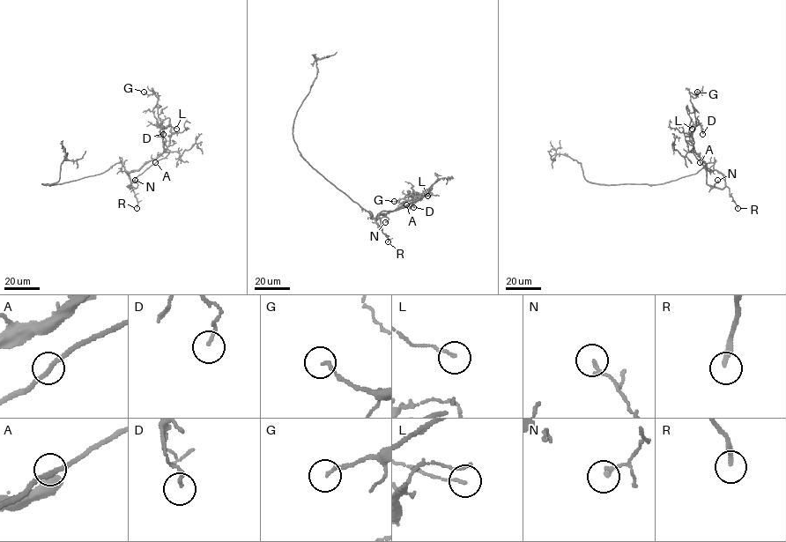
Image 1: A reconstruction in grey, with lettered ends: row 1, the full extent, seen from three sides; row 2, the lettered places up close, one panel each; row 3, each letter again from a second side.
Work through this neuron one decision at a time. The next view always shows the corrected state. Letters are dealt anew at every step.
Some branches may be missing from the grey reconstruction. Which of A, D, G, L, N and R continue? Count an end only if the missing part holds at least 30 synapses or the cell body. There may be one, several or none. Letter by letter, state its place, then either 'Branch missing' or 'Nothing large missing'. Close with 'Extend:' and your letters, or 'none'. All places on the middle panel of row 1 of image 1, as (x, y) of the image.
A: Place: (406, 204). Nothing large missing
D: Place: (413, 207). Nothing large missing
G: Place: (394, 201). Nothing large missing
L: Place: (427, 196). Nothing large missing
N: Place: (385, 222). Nothing large missing
R: Place: (388, 241). Branch missing
Extend: R

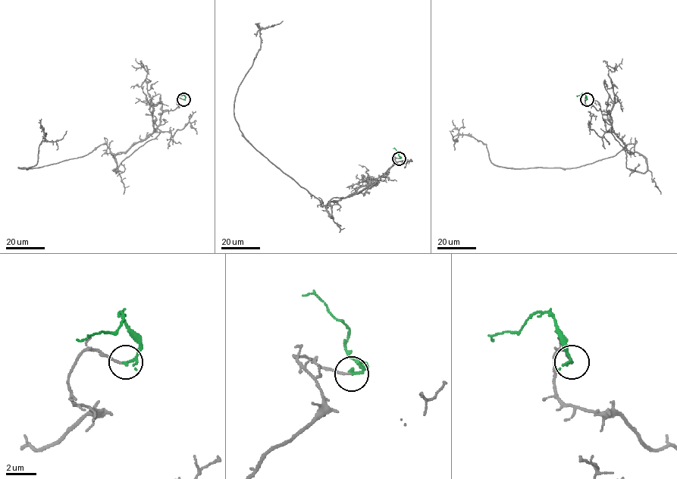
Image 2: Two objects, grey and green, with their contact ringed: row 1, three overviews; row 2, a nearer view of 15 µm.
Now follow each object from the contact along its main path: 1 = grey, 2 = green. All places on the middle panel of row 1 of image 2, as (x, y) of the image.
1: (399, 158), (359, 192), (322, 205), (248, 141), (235, 97), (261, 29), (283, 20)
2: (399, 158), (399, 153), (393, 148)

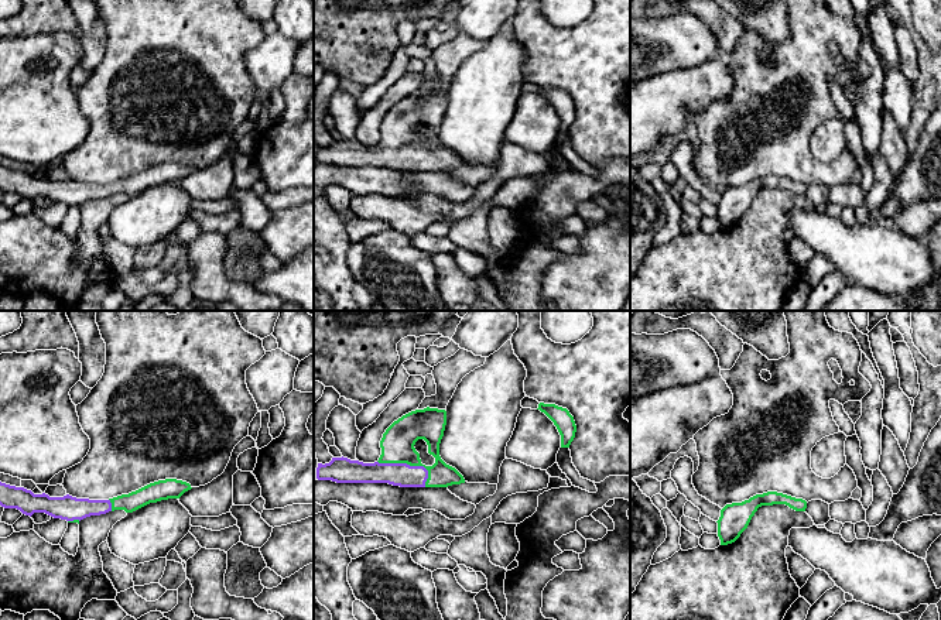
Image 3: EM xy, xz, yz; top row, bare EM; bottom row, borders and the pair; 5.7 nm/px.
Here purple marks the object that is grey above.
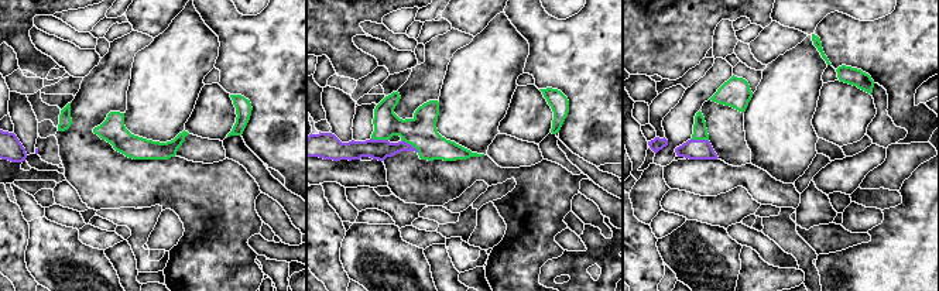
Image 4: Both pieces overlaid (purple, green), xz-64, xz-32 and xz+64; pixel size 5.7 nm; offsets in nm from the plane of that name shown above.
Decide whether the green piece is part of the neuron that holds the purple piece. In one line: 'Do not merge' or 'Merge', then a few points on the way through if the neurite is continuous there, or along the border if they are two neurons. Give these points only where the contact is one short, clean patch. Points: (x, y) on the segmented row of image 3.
Merge. Path across: xz (403, 475), (409, 465), (399, 455), (397, 444)

